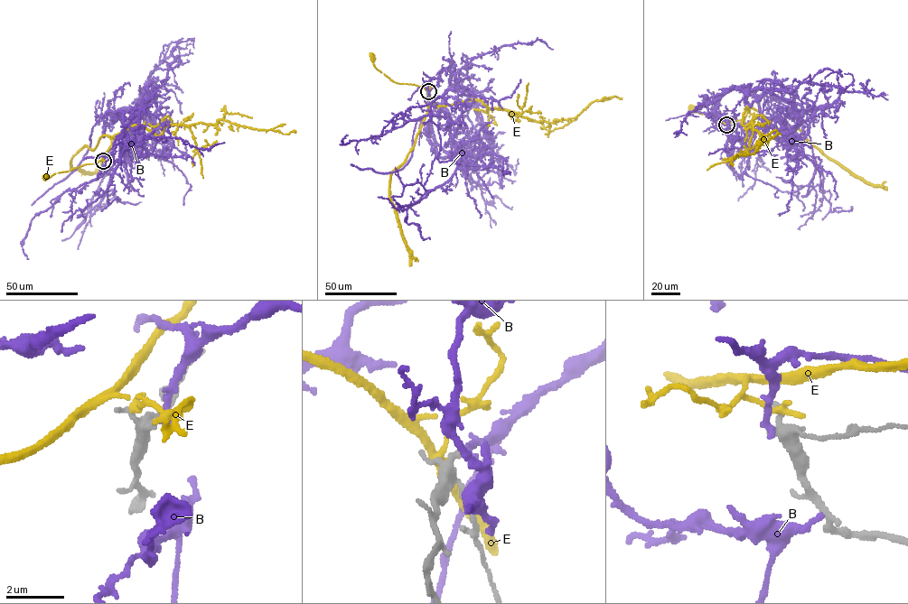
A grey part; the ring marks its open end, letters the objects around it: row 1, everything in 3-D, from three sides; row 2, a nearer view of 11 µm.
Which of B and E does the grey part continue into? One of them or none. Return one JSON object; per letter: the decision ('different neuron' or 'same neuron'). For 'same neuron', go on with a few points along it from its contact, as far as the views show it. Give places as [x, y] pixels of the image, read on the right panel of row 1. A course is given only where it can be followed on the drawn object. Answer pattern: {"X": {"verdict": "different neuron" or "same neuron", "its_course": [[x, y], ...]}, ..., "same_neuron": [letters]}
{"B": {"verdict": "same neuron", "its_course": [[726, 125], [714, 103], [748, 88], [822, 175], [832, 211], [851, 209]]}, "E": {"verdict": "different neuron"}, "same_neuron": ["B"]}

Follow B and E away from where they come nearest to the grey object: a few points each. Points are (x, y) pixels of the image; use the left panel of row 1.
B: (103, 161), (125, 134), (120, 111), (117, 114), (138, 148), (104, 177), (90, 213), (115, 197)
E: (101, 161), (45, 177)

